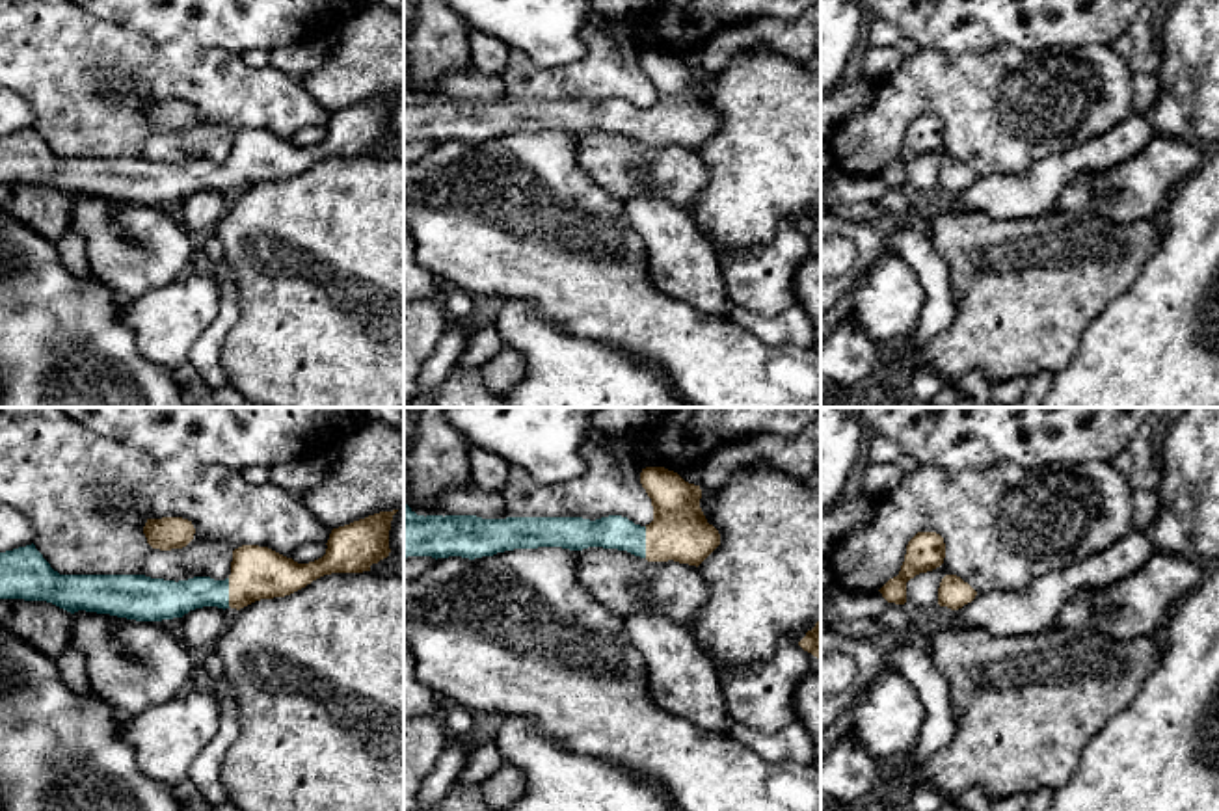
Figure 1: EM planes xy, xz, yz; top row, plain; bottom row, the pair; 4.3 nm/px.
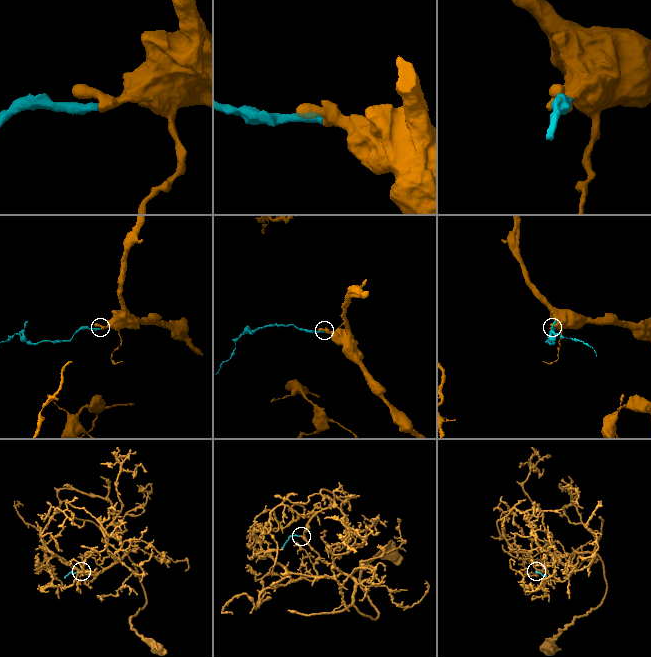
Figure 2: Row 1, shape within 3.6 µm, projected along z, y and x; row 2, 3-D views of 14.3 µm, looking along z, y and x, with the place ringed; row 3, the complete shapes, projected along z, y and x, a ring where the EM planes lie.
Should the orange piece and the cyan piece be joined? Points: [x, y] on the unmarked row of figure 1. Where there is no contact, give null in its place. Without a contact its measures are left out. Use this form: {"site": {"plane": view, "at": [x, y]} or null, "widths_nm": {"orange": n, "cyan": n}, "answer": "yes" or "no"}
{"site": {"plane": "xz", "at": [646, 125]}, "widths_nm": {"orange": 260, "cyan": 140}, "answer": "yes"}

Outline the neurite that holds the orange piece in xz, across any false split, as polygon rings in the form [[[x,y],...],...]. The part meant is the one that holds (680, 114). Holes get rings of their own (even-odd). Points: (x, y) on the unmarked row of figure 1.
[[[646,50],[640,67],[651,82],[653,104],[646,110],[627,100],[506,100],[417,99],[404,86],[404,141],[482,141],[514,132],[588,130],[627,134],[648,145],[700,149],[718,128],[718,113],[707,106],[700,69],[664,50]]]

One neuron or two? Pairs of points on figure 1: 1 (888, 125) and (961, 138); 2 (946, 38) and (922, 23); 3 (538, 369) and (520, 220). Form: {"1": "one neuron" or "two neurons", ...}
{"1": "one neuron", "2": "one neuron", "3": "two neurons"}

